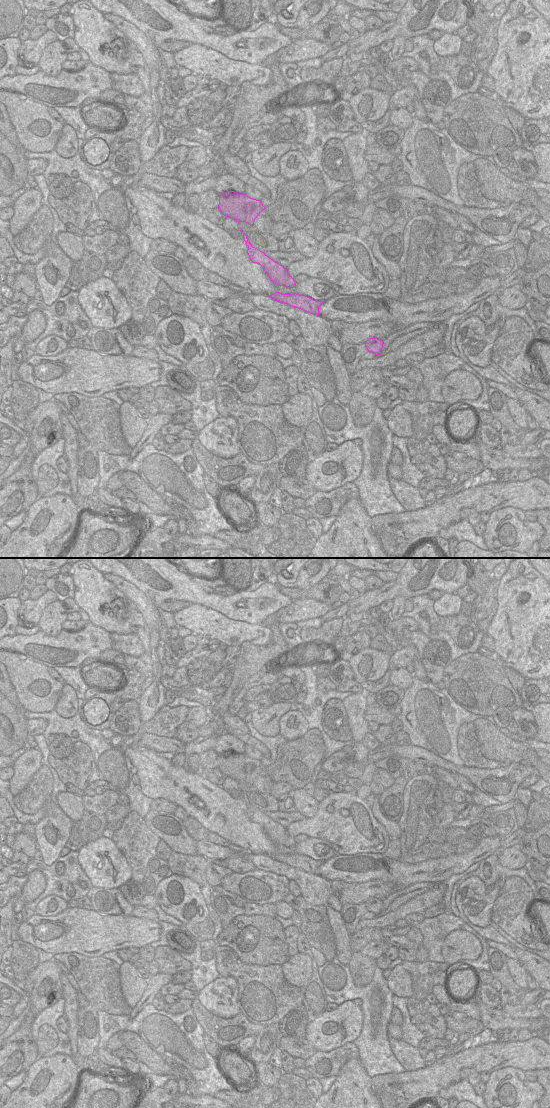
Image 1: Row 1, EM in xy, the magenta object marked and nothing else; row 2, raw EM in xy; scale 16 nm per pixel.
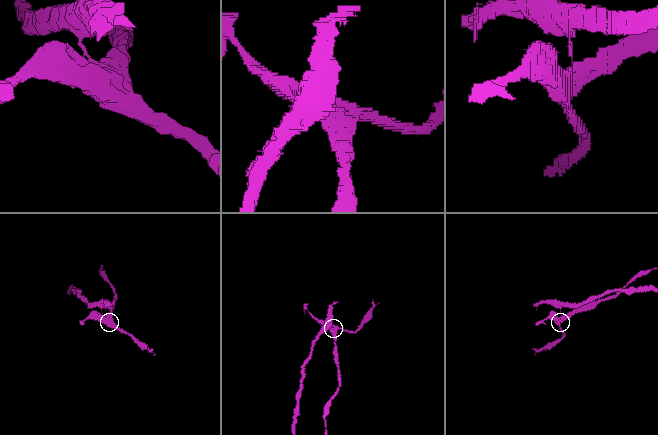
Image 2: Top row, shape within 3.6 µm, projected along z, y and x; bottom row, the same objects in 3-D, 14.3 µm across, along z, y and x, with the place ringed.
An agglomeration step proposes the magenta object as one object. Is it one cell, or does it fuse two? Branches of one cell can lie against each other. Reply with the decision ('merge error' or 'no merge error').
merge error

